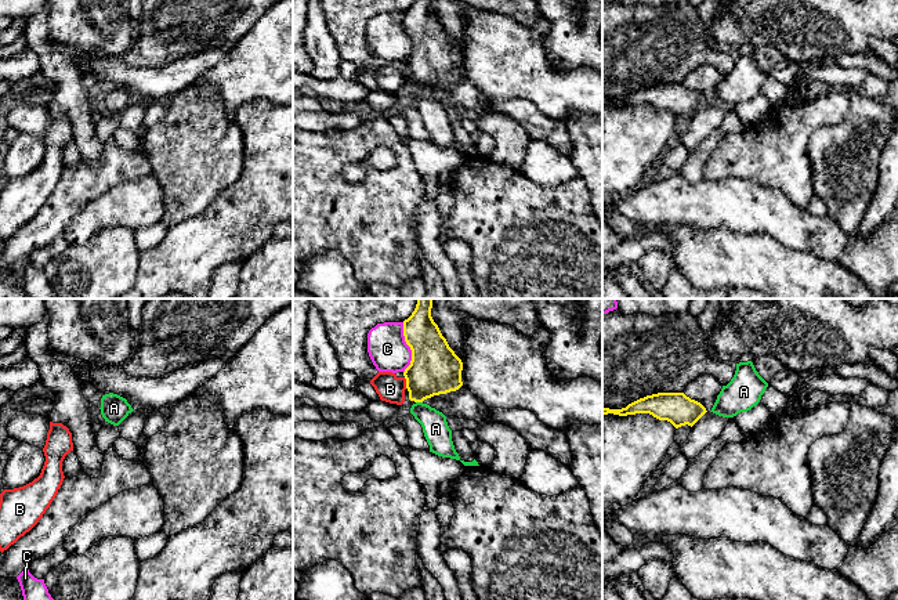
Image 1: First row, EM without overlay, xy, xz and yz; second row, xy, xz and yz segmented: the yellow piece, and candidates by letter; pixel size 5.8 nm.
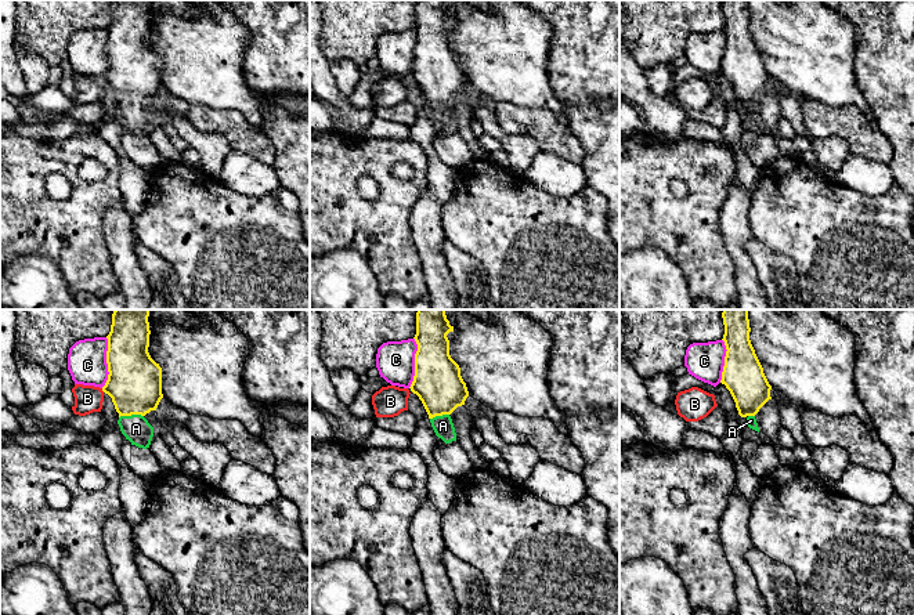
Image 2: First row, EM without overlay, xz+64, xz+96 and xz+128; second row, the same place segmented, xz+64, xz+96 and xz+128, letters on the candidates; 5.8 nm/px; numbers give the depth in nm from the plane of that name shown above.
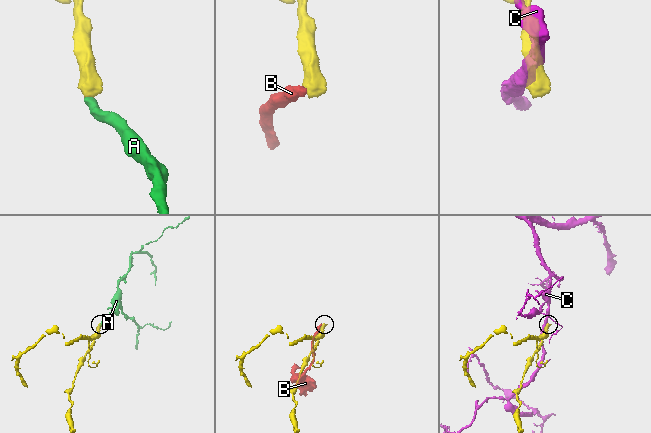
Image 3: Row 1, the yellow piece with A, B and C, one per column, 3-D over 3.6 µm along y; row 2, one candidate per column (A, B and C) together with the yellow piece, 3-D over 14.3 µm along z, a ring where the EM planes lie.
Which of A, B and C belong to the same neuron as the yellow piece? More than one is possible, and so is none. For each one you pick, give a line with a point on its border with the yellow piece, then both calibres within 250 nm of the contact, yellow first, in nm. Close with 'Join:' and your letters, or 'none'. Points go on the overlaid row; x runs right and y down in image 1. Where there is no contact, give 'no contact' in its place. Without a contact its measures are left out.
A: xz (419, 401) | 300/150 nm
Join: A

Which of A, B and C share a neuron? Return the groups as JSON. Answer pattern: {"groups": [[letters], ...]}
{"groups": [["A"], ["B"], ["C"]]}

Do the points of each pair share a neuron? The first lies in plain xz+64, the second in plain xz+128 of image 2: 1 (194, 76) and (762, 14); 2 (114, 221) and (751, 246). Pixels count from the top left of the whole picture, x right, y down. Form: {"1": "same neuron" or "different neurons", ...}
{"1": "same neuron", "2": "different neurons"}

